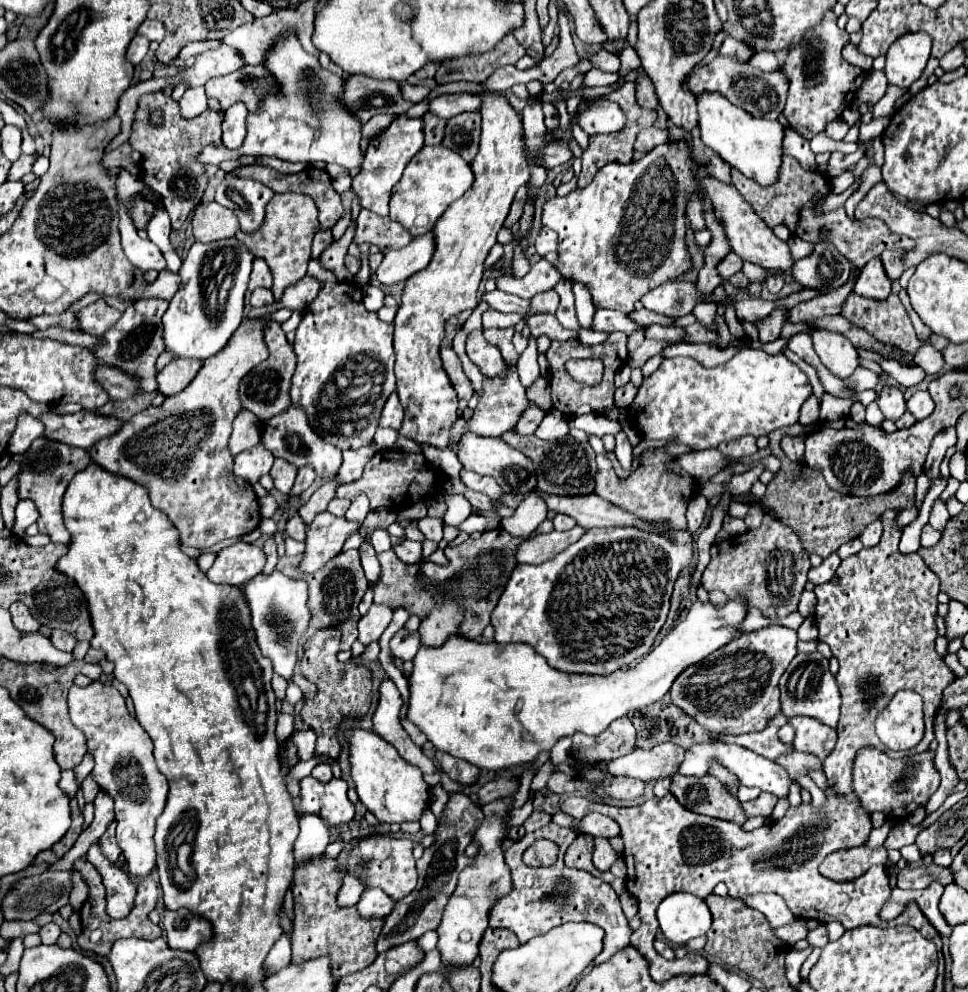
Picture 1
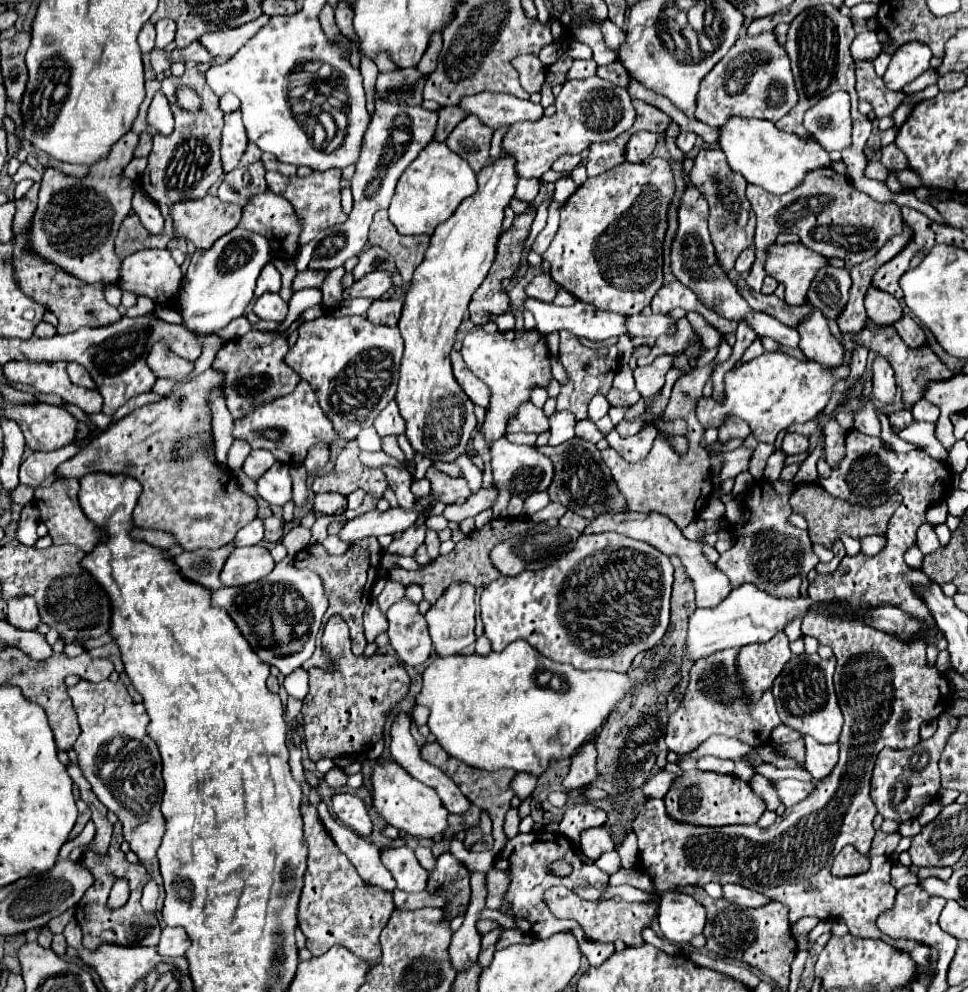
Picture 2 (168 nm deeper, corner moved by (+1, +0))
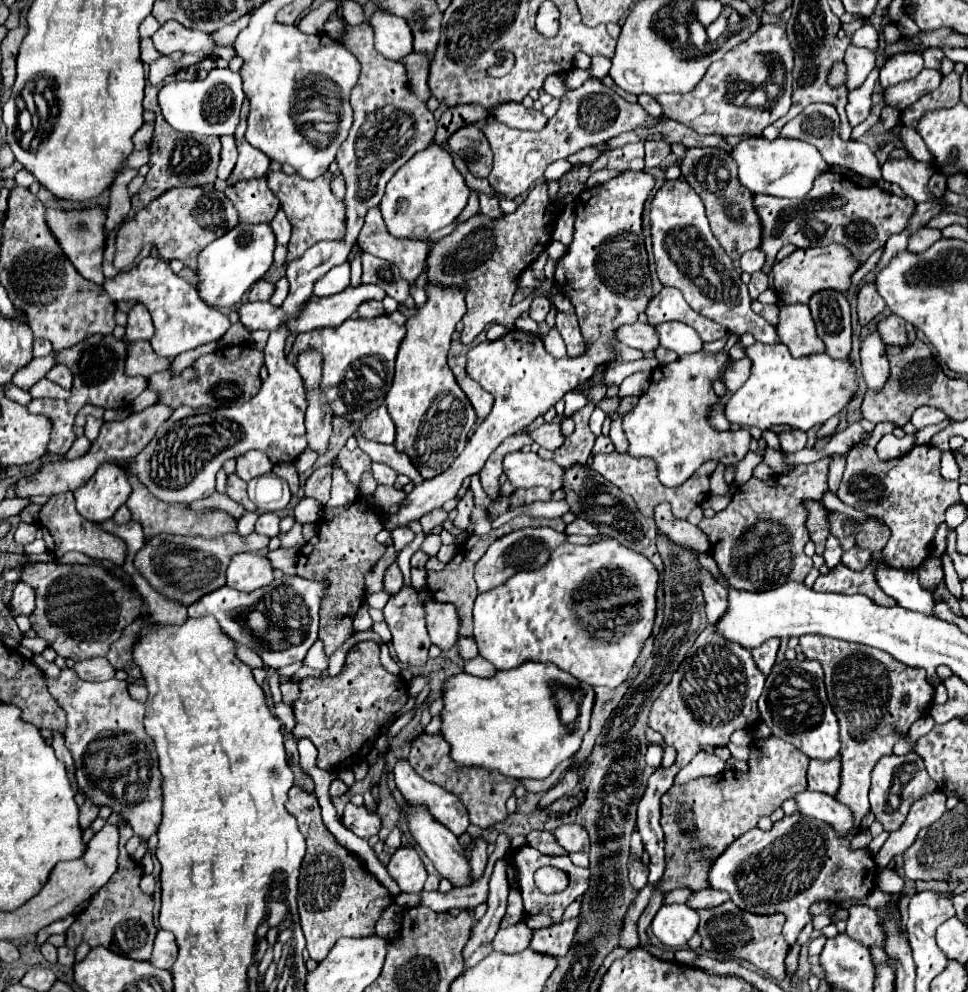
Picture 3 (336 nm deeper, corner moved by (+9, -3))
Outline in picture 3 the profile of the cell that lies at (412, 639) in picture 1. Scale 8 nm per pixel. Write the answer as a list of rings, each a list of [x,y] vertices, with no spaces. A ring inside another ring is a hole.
[[[404,586],[384,606],[384,618],[392,632],[392,646],[398,660],[410,668],[420,668],[428,660],[430,638],[424,622],[424,606],[414,588]]]

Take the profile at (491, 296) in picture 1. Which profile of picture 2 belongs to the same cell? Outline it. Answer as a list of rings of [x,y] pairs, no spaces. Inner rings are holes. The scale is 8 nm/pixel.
[[[526,299],[524,301],[524,309],[532,311],[536,317],[536,327],[540,333],[548,335],[554,331],[570,331],[578,337],[586,337],[590,341],[602,341],[602,339],[610,339],[610,337],[620,337],[620,335],[628,335],[628,327],[626,327],[626,317],[618,315],[618,313],[608,313],[608,311],[600,311],[592,305],[586,305],[582,301],[576,301],[572,307],[556,307],[552,303],[542,303],[542,301],[534,301],[534,299]]]

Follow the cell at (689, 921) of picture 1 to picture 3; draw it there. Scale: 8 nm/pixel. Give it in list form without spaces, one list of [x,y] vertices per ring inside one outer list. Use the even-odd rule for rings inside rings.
[[[668,904],[658,910],[652,920],[654,936],[670,948],[686,946],[686,942],[696,934],[698,914],[686,904]]]

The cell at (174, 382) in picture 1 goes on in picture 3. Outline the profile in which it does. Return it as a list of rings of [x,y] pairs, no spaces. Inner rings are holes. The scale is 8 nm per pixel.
[[[130,342],[128,344],[128,360],[126,360],[126,372],[128,376],[144,376],[150,378],[156,372],[168,370],[170,360],[158,358],[156,352],[152,352],[150,342]]]

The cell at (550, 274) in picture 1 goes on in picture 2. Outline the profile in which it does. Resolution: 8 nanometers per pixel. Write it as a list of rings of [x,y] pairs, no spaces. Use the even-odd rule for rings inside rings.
[[[548,273],[536,275],[528,287],[526,287],[526,295],[536,299],[536,301],[544,301],[544,303],[552,303],[556,297],[556,289],[558,285],[552,281],[552,277]]]

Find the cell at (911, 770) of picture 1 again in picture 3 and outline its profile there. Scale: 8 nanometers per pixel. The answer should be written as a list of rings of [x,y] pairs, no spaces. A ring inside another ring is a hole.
[[[908,752],[906,756],[896,756],[896,754],[882,756],[872,770],[870,806],[872,806],[876,820],[882,822],[884,830],[888,832],[898,830],[904,824],[910,806],[922,796],[932,794],[932,792],[936,792],[936,782],[928,776],[924,760],[916,752]]]

